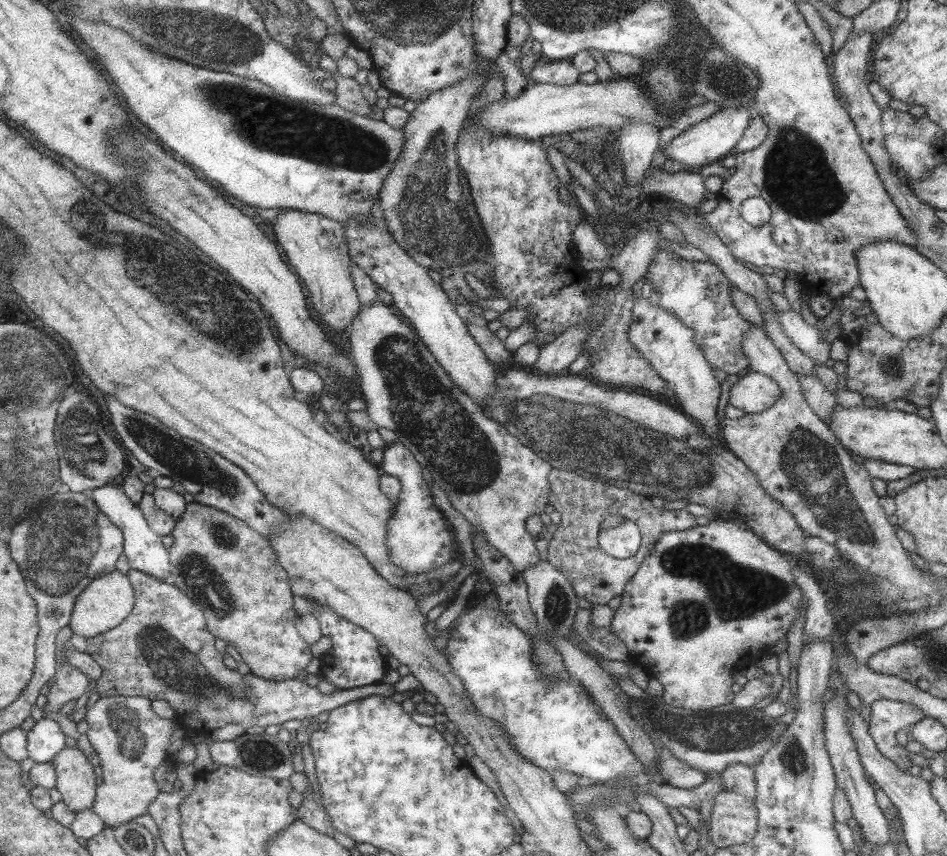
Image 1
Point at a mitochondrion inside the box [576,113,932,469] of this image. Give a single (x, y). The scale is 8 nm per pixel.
(796, 176)

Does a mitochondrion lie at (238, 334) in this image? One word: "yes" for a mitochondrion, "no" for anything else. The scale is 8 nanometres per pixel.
yes

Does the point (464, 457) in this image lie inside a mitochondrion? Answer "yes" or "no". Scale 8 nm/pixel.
yes

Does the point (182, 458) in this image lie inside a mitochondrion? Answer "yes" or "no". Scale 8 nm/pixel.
yes

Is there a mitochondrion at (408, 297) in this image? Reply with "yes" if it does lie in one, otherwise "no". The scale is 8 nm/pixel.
no

